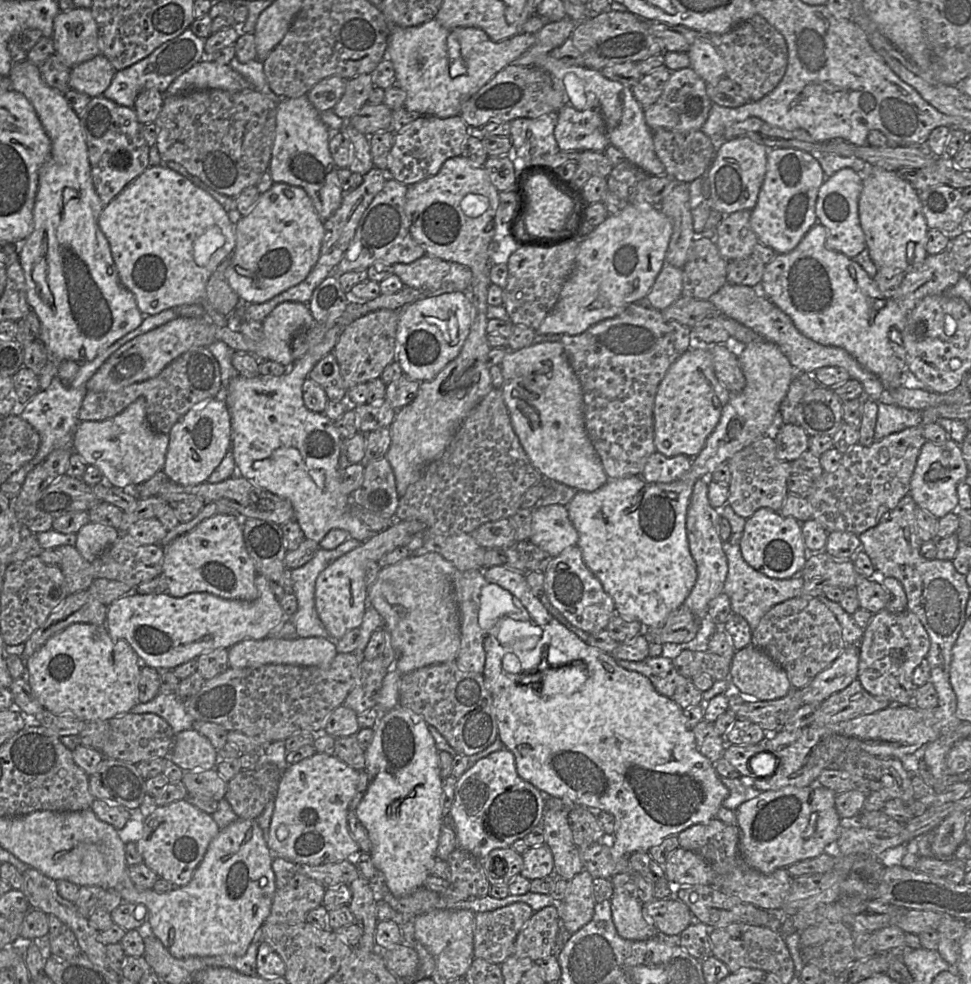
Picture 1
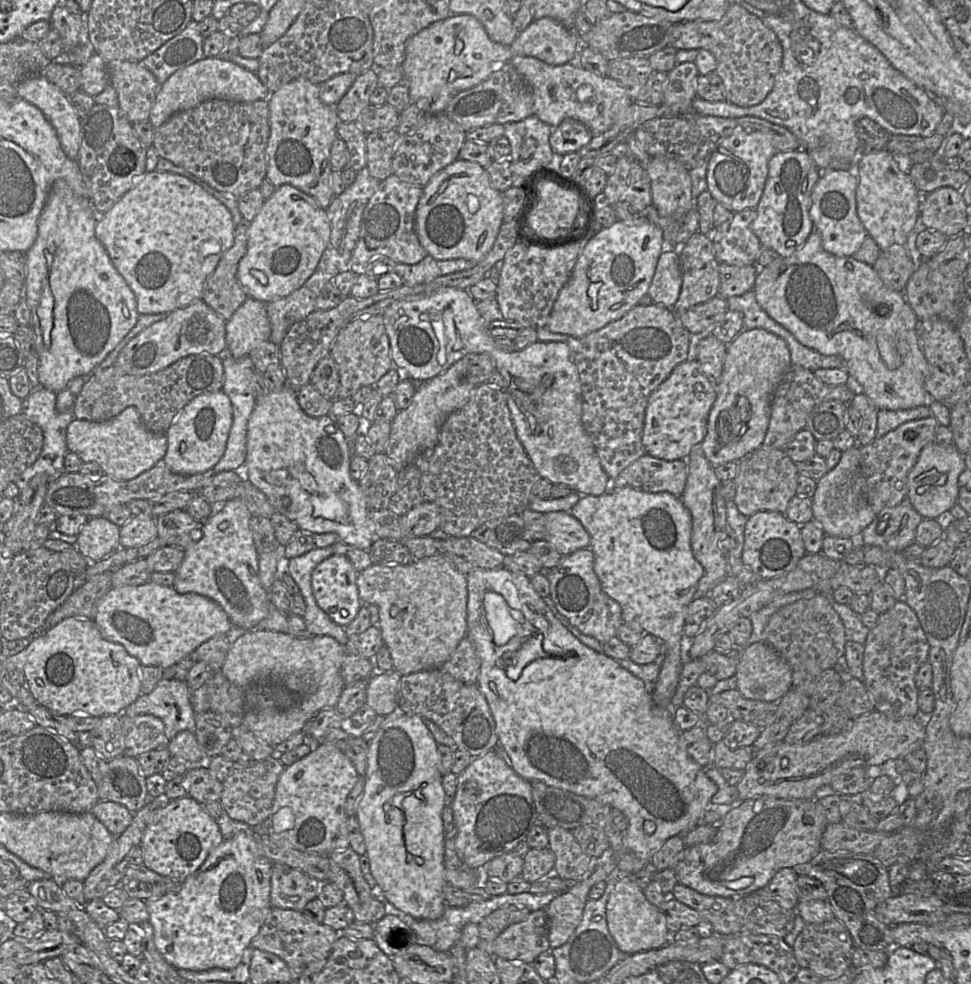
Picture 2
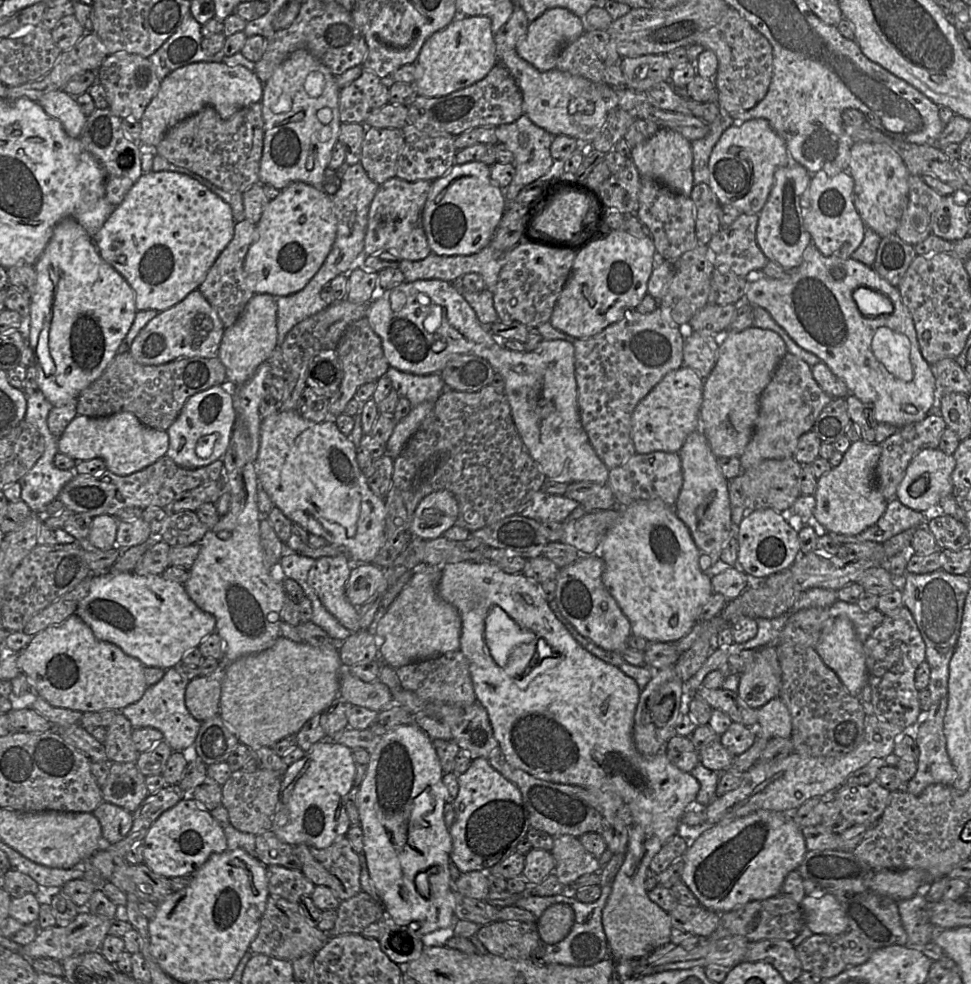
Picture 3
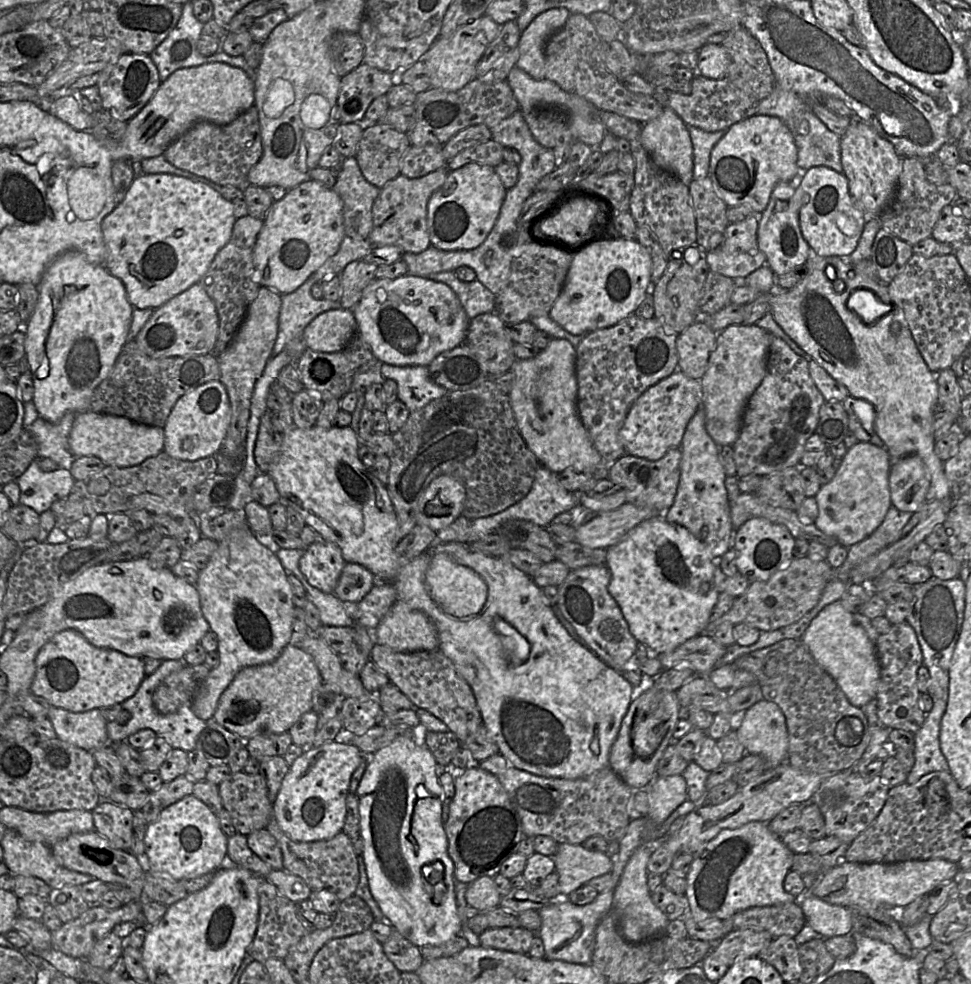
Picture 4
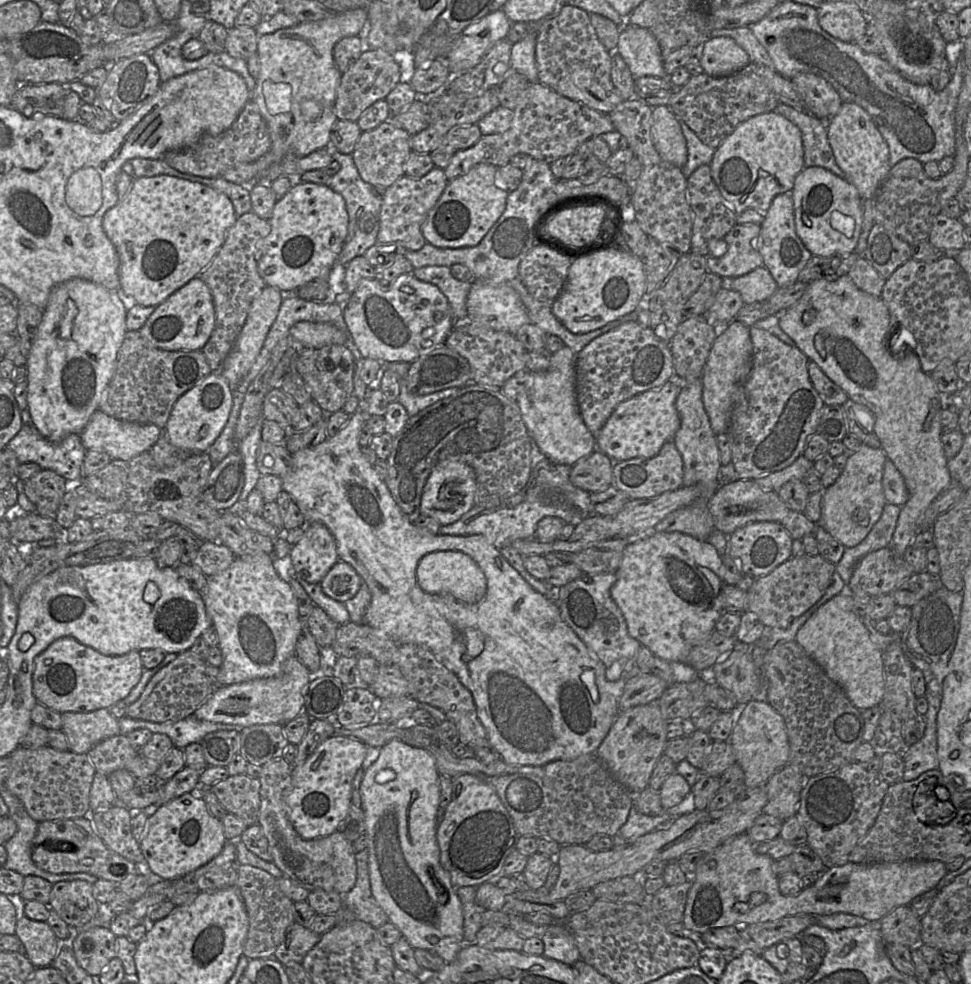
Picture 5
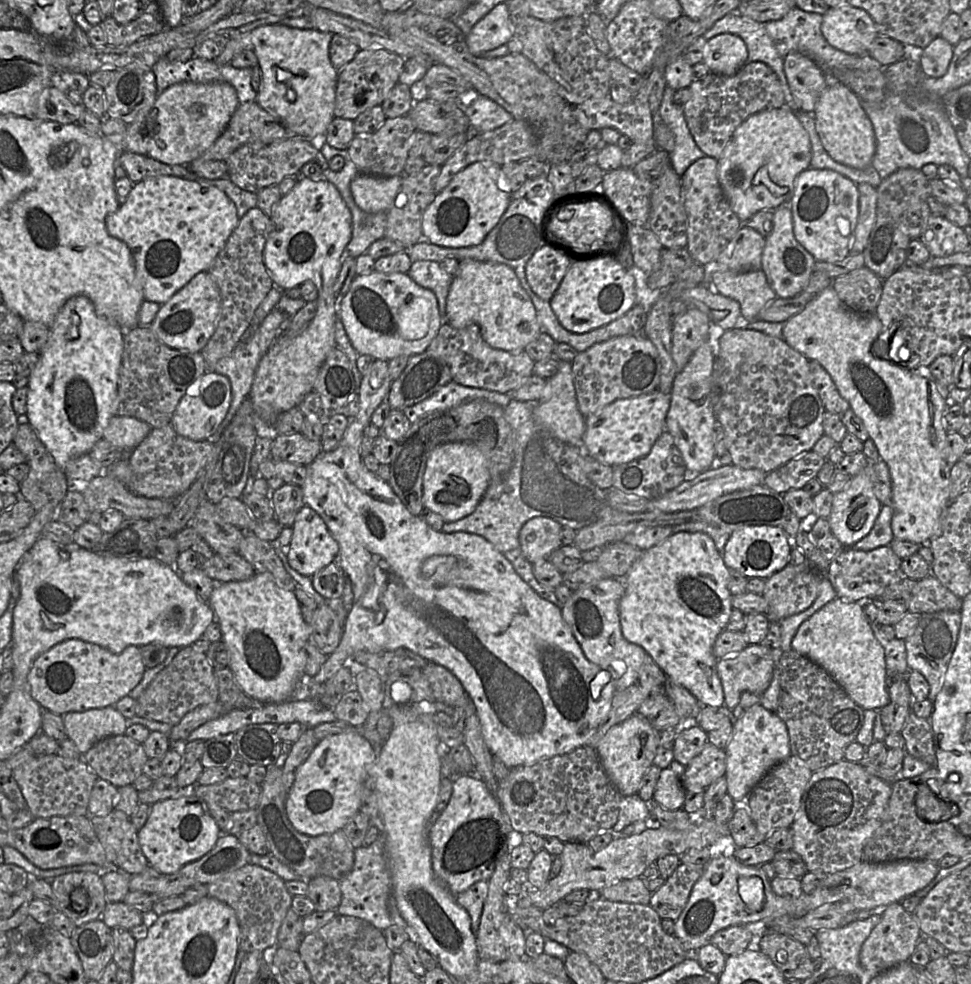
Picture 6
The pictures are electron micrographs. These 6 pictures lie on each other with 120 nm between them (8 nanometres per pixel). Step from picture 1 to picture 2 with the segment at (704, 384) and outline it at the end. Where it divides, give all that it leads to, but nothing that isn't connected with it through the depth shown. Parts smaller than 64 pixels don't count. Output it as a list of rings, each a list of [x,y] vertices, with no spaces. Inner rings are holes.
[[[696,358],[678,364],[649,396],[642,433],[646,454],[667,461],[687,459],[707,433],[708,416],[716,396],[715,386],[702,372]]]

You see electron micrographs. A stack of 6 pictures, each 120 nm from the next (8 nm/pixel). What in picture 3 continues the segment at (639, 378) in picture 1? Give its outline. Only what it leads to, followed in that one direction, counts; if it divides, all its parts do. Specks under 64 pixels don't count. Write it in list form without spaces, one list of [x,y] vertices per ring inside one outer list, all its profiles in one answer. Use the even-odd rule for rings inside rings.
[[[658,306],[648,314],[627,309],[624,316],[600,333],[573,341],[575,348],[575,377],[582,425],[598,457],[609,468],[615,468],[636,454],[631,437],[632,414],[638,403],[670,371],[683,366],[683,345],[687,326],[678,326]]]

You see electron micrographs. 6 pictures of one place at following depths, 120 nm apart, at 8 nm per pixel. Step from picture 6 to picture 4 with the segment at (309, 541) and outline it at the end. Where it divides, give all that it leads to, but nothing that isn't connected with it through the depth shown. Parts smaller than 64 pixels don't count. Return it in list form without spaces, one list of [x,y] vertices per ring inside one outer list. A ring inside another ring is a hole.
[[[322,539],[306,546],[299,560],[308,583],[324,593],[334,593],[345,564],[340,548]]]

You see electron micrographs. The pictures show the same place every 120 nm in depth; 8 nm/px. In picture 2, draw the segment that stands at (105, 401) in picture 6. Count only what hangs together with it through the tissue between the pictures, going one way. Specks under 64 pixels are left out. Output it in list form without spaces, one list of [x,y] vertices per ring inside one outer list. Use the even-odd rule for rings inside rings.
[[[56,180],[40,216],[38,236],[25,253],[27,274],[24,296],[31,310],[35,332],[39,383],[55,393],[77,376],[89,375],[136,325],[136,297],[113,266],[104,246],[96,238],[98,214],[89,197],[76,194],[65,180]]]

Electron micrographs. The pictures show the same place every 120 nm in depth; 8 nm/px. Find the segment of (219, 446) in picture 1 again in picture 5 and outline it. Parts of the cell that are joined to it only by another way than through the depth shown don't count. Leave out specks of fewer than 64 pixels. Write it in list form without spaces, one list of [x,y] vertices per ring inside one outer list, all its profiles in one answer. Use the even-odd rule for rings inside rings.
[[[213,372],[181,395],[173,405],[164,436],[175,447],[196,453],[207,453],[223,431],[233,405],[231,388],[226,379]]]

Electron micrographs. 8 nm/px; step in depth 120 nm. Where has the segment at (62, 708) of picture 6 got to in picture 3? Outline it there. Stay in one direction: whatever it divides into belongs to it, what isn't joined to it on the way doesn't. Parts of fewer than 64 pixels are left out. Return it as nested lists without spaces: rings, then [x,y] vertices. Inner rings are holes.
[[[75,614],[33,636],[31,642],[18,653],[17,666],[38,695],[51,706],[82,713],[104,710],[119,710],[120,713],[126,706],[139,701],[148,687],[144,665],[115,644],[97,639],[92,629]]]

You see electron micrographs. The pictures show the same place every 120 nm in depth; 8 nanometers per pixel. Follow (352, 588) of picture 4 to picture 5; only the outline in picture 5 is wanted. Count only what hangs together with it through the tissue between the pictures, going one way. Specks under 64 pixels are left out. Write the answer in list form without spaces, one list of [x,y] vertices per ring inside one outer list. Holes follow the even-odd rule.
[[[338,561],[323,578],[320,586],[328,597],[344,604],[357,594],[362,583],[362,578],[350,564]]]

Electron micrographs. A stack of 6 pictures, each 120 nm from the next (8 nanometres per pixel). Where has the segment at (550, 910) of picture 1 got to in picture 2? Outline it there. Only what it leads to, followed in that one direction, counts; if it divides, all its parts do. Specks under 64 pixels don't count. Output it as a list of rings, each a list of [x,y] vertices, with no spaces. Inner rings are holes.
[[[545,909],[531,912],[523,921],[508,926],[494,941],[493,955],[512,963],[532,962],[542,953],[551,951],[548,939],[549,921]]]

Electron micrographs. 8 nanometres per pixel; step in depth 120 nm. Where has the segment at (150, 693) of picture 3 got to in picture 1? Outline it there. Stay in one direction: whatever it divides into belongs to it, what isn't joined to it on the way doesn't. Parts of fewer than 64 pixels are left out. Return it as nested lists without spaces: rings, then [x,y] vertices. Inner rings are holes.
[[[159,693],[149,702],[138,703],[130,712],[136,714],[157,714],[168,722],[174,734],[193,729],[195,721],[187,712],[185,702],[179,698],[177,693]]]

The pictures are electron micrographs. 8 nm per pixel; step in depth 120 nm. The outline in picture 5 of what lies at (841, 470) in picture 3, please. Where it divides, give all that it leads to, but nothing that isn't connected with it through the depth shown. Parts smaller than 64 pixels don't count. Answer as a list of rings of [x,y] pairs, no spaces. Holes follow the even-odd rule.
[[[864,443],[848,456],[846,465],[836,482],[822,489],[821,518],[817,523],[845,548],[861,543],[879,520],[886,500],[882,477],[887,456],[883,449],[871,448]]]

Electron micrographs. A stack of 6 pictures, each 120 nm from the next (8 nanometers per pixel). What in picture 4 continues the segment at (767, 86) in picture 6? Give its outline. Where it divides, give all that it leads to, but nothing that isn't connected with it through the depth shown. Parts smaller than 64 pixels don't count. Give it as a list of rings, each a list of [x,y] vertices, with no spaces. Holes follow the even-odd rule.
[[[696,74],[691,81],[692,91],[685,95],[681,93],[658,91],[656,97],[663,107],[673,110],[684,122],[686,126],[693,126],[706,132],[726,131],[733,124],[753,115],[756,115],[758,101],[737,87],[727,79],[713,80]]]

